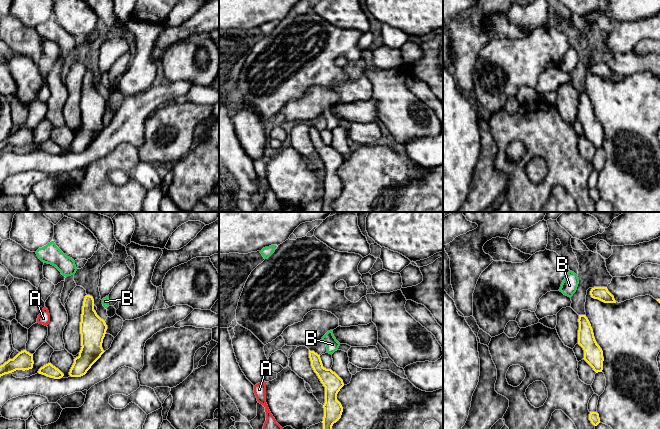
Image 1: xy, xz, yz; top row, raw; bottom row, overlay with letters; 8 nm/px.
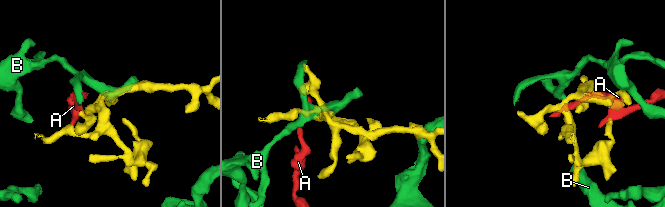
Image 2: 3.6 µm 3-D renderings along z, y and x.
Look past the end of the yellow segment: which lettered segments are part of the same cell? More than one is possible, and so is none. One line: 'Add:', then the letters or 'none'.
Add: none

